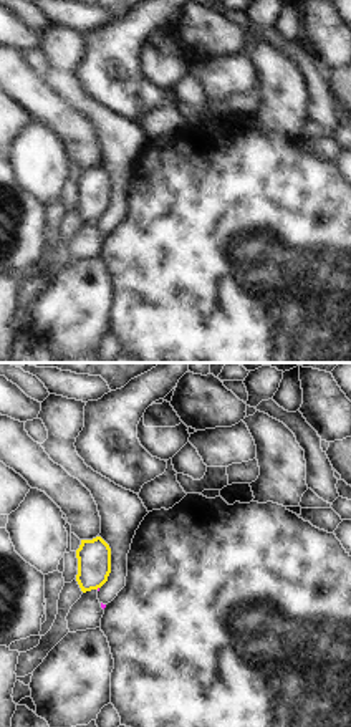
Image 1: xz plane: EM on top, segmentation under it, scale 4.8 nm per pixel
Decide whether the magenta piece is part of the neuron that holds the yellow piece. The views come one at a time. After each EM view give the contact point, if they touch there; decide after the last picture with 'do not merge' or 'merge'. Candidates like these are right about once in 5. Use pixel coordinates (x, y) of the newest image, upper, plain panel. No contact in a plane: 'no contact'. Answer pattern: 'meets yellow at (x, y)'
no contact

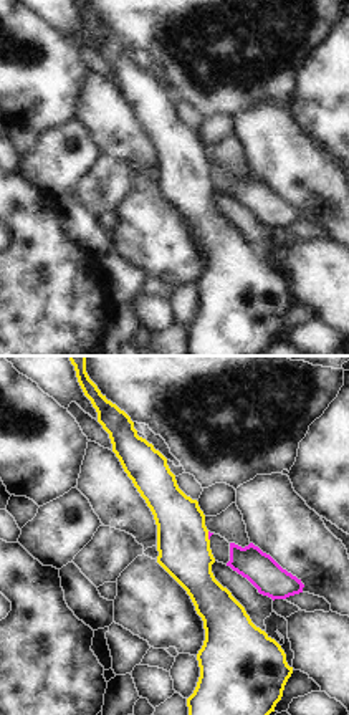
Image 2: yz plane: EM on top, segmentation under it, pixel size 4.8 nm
meets yellow at (207, 166)

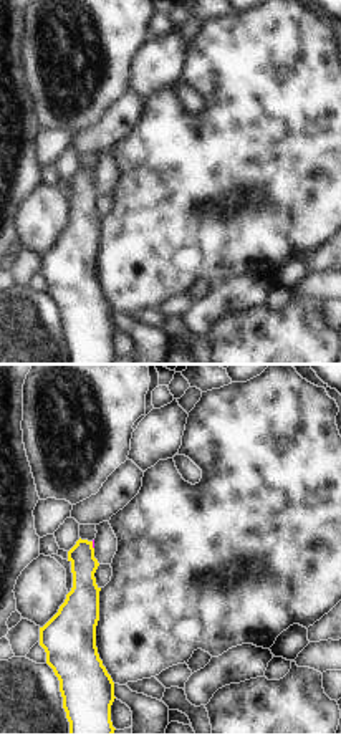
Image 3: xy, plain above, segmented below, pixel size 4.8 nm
meets yellow at (91, 174)

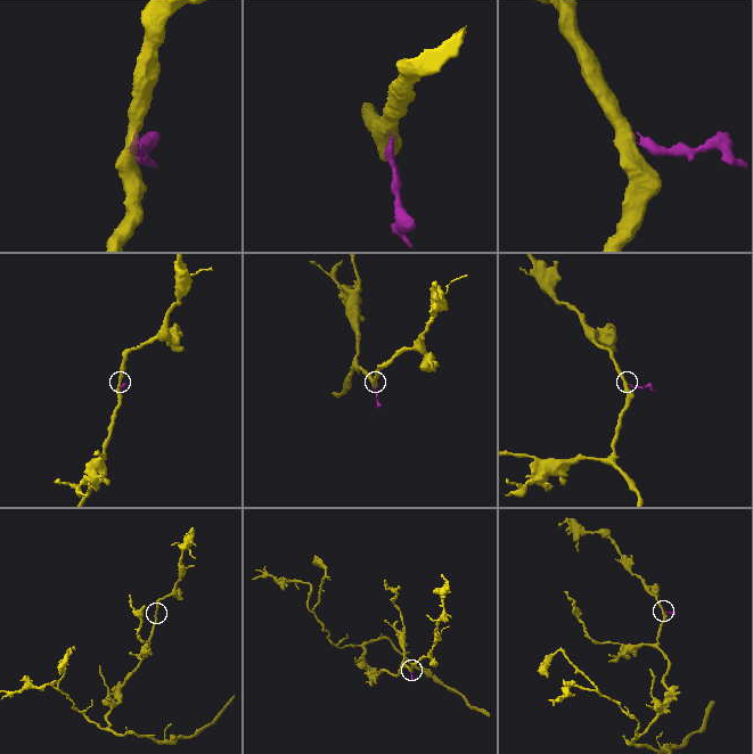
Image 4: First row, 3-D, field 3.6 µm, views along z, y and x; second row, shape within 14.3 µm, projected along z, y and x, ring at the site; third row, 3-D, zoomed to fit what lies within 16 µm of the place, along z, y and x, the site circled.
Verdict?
do not merge

